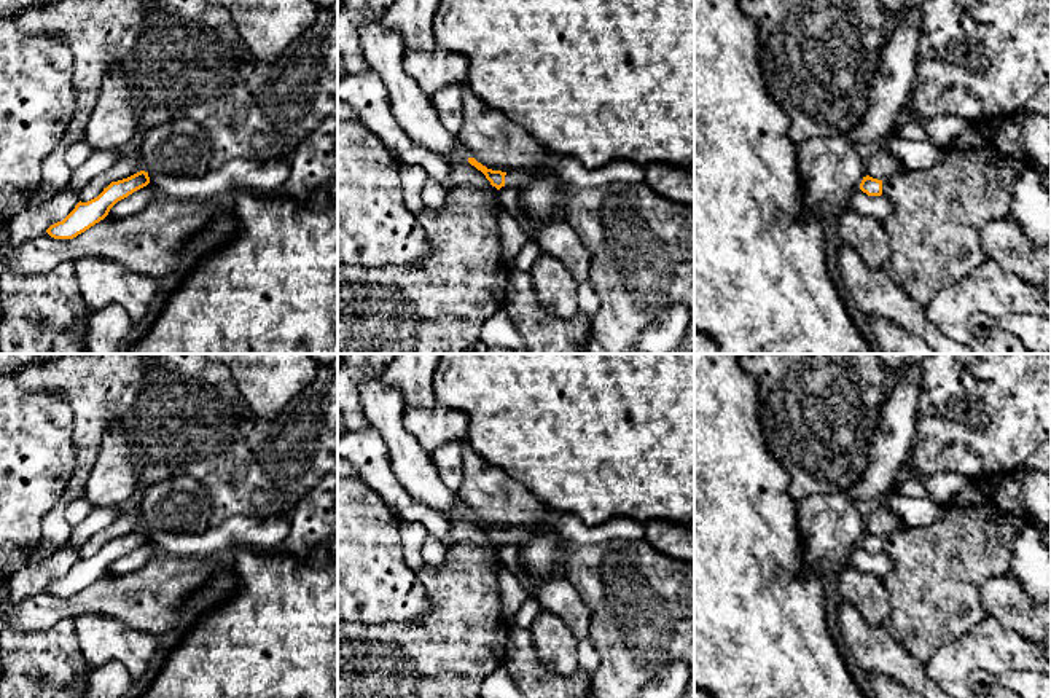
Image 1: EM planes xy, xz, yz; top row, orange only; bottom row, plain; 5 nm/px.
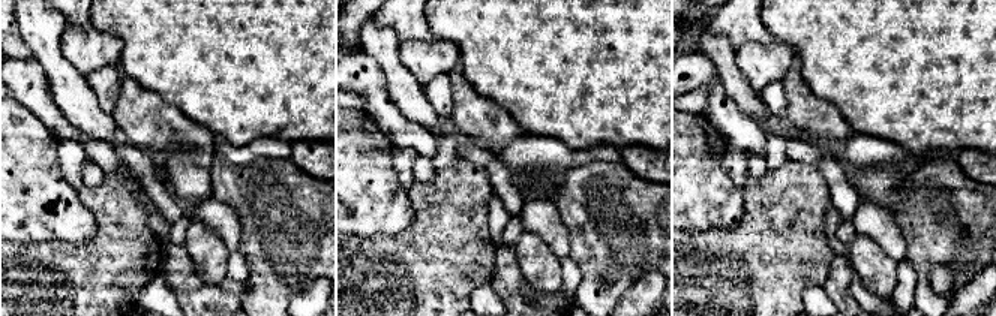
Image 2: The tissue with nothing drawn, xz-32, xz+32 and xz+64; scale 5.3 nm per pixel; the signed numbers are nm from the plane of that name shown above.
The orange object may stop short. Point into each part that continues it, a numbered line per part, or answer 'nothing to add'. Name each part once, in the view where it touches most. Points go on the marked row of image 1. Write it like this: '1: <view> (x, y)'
1: xz (570, 172)

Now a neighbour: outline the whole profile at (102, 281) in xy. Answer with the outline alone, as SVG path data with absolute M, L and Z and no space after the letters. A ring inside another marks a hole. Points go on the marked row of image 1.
M88 257L75 261L73 266L88 309L118 304L132 322L147 314L158 290L156 279L134 273L108 258Z

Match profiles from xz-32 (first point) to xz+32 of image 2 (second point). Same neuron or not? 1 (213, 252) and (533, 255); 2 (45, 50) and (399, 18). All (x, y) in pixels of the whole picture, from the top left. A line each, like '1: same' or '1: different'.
1: same
2: different

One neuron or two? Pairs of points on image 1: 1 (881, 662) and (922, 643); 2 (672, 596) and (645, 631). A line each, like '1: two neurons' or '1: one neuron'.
1: two neurons
2: one neuron

